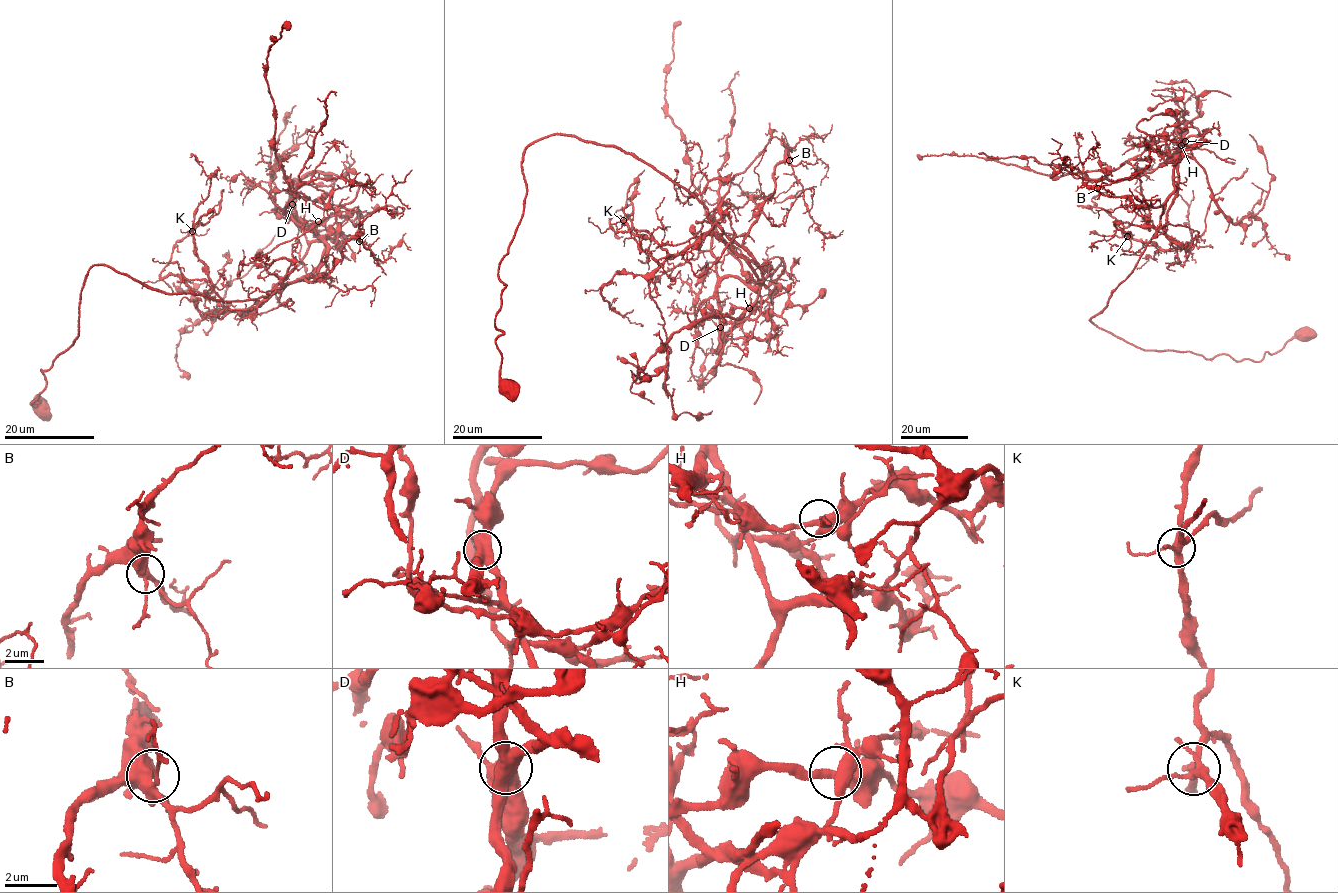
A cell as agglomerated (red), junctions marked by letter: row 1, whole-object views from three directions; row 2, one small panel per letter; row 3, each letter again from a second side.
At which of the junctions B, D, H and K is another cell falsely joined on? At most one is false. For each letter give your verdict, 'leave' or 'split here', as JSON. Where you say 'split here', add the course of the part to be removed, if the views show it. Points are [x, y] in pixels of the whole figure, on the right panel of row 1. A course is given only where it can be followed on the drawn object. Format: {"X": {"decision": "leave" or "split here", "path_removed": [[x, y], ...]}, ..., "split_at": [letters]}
{"B": {"decision": "leave"}, "D": {"decision": "split here", "path_removed": [[1184, 140], [1178, 151], [1189, 145], [1194, 148], [1160, 135], [1117, 169], [1060, 176], [972, 155], [919, 158]]}, "H": {"decision": "leave"}, "K": {"decision": "leave"}, "split_at": ["D"]}

